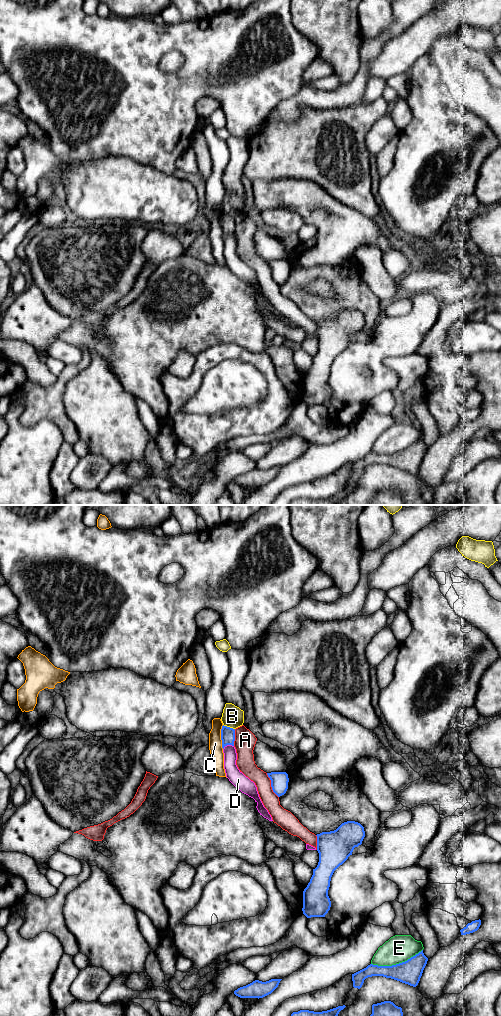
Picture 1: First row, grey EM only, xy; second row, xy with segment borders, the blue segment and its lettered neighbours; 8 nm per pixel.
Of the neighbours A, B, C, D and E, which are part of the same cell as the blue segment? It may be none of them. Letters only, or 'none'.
none

